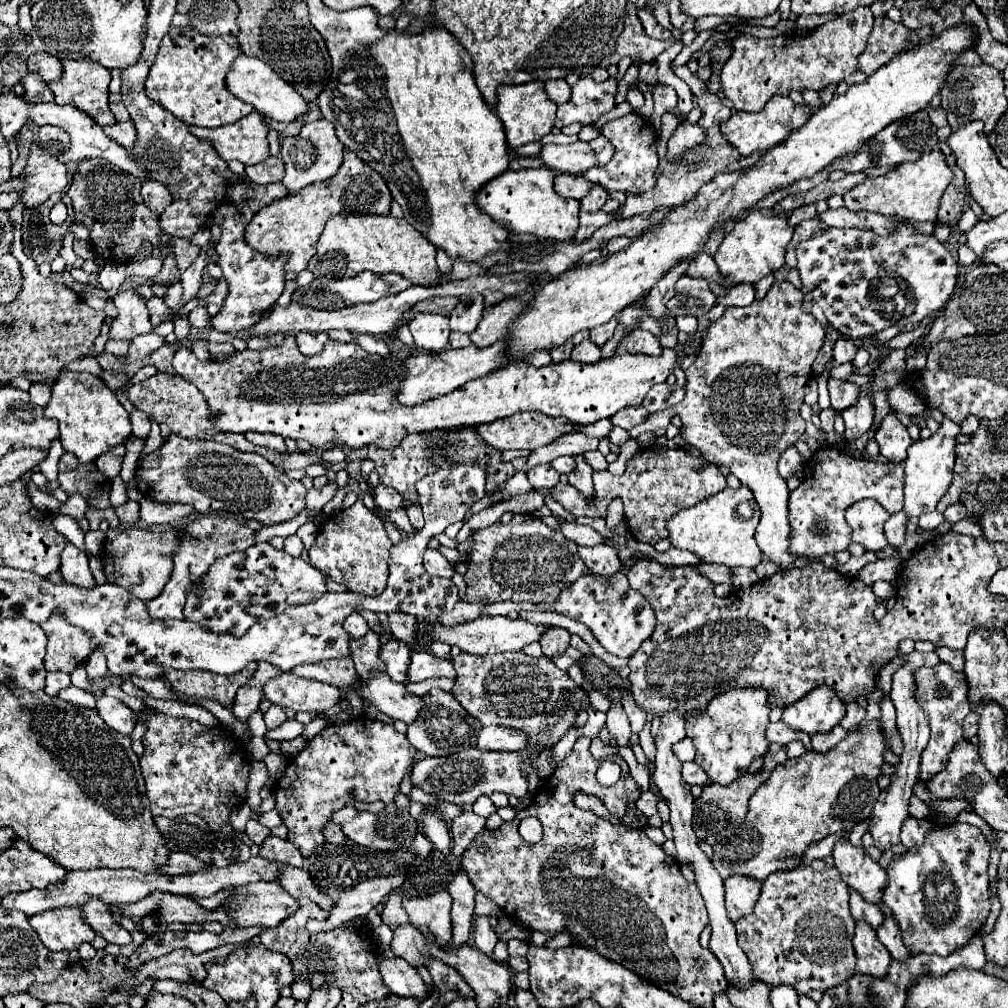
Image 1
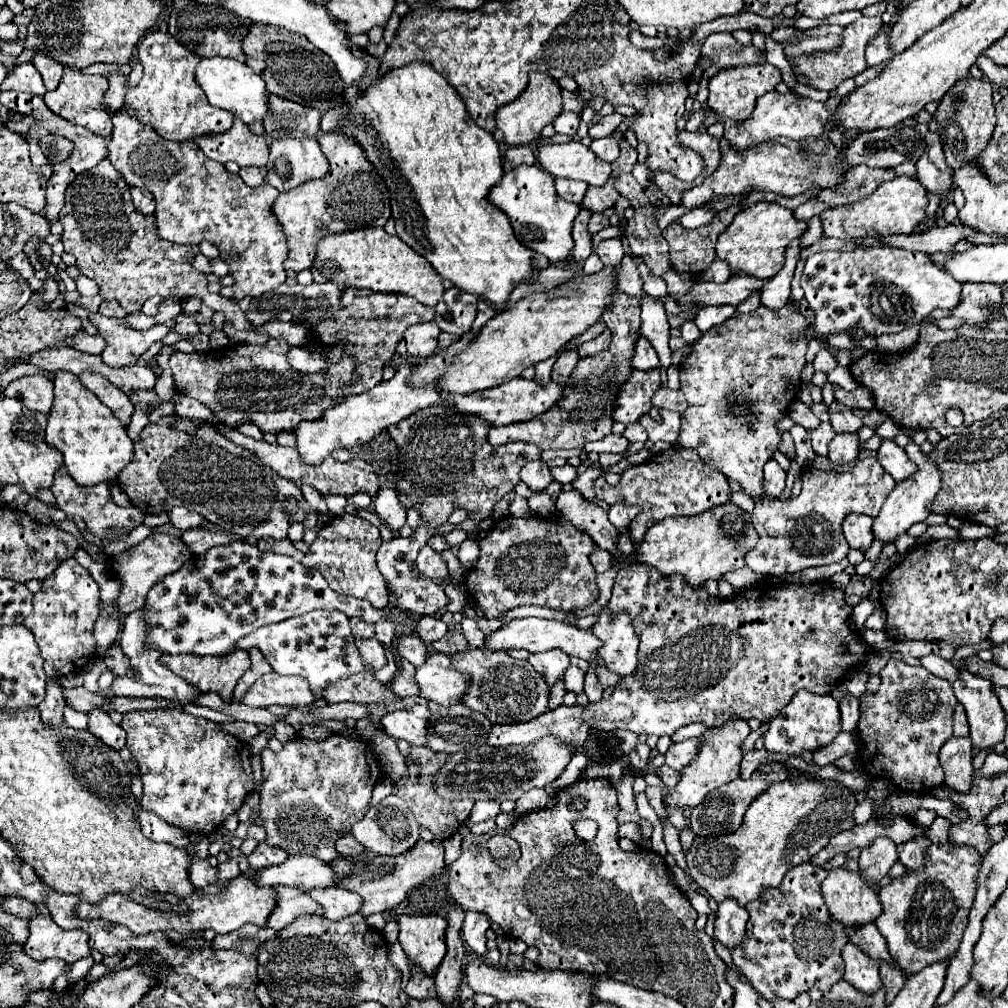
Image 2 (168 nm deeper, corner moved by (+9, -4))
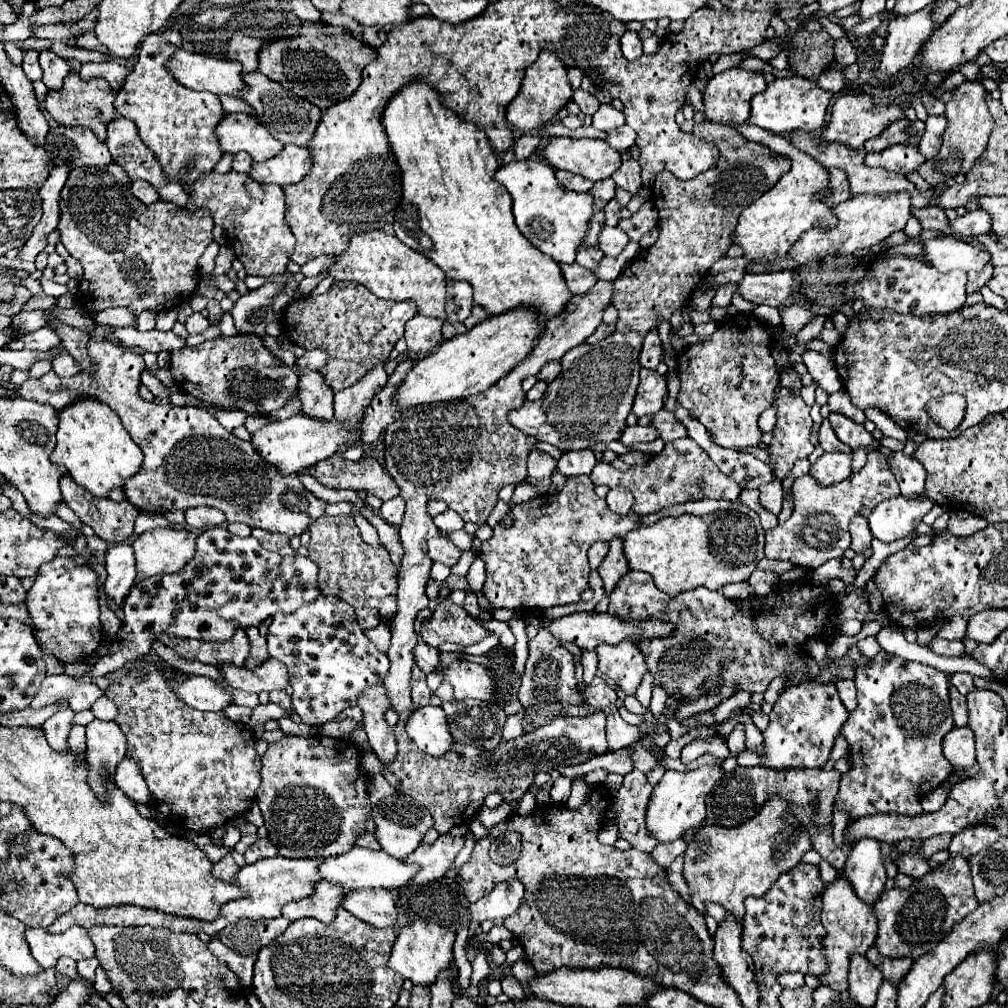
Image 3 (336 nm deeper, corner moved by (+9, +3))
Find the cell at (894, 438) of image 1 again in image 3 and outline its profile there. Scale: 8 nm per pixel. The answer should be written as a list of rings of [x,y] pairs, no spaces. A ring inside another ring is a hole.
[[[893,452],[889,456],[889,466],[901,486],[901,496],[905,498],[925,498],[925,468],[911,456],[903,452]]]

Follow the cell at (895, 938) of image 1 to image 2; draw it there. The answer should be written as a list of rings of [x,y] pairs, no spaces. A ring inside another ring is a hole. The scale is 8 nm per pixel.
[[[881,959],[879,965],[881,965],[881,981],[883,981],[883,987],[887,989],[887,1003],[891,1003],[895,995],[901,991],[901,987],[905,985],[907,977],[895,963],[887,963]]]

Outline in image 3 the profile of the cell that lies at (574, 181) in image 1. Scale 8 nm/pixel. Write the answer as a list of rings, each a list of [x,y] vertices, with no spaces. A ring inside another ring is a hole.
[[[557,170],[557,178],[567,190],[575,190],[575,192],[589,192],[591,186],[593,186],[591,180],[585,180],[583,176],[571,174],[567,170]]]

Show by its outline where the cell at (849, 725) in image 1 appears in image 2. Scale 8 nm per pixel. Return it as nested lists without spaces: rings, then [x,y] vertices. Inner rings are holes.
[[[847,697],[839,703],[839,709],[841,709],[841,727],[843,727],[843,731],[855,731],[857,721],[861,717],[859,701],[855,697]]]

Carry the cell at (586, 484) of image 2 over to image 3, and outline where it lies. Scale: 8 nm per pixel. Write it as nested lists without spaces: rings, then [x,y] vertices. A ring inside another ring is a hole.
[[[589,476],[569,478],[561,492],[535,496],[529,502],[513,506],[511,512],[515,524],[511,528],[495,526],[493,538],[483,542],[479,550],[479,558],[487,568],[483,596],[493,608],[543,610],[579,602],[579,594],[589,588],[587,550],[597,540],[625,538],[633,528],[641,526],[641,516],[633,510],[629,514],[609,510],[605,498],[595,494],[595,484]]]

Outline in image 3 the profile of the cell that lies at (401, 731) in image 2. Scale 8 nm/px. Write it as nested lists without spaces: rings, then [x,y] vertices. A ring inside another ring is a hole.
[[[441,706],[415,710],[407,722],[407,734],[415,740],[419,750],[435,758],[445,756],[455,744],[447,726],[447,714]]]

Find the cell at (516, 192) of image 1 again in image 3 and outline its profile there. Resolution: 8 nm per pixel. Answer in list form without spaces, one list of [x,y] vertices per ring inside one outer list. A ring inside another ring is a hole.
[[[527,158],[501,166],[495,172],[495,180],[507,188],[513,198],[515,224],[521,234],[543,254],[551,256],[559,264],[573,264],[577,248],[589,232],[589,220],[593,216],[593,196],[589,192],[565,190],[557,178],[555,168],[547,160]]]

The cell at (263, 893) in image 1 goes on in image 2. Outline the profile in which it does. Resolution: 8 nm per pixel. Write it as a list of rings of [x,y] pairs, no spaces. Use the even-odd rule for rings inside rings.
[[[277,885],[275,893],[277,893],[277,903],[267,919],[269,929],[279,931],[285,925],[289,925],[291,921],[295,921],[299,915],[305,915],[305,913],[321,915],[321,907],[311,897],[305,897],[305,891],[301,891],[301,889]]]

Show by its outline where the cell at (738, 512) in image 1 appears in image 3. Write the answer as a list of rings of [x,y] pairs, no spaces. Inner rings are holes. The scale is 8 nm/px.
[[[745,504],[729,512],[713,512],[707,516],[683,514],[679,518],[663,518],[653,526],[631,530],[623,538],[623,552],[629,570],[641,570],[653,576],[655,586],[677,596],[697,586],[719,590],[725,584],[745,582],[763,558],[765,532],[759,516]]]

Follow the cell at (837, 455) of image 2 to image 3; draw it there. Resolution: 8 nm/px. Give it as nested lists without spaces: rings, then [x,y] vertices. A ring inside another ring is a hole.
[[[827,452],[809,470],[819,486],[833,486],[851,476],[851,454]]]

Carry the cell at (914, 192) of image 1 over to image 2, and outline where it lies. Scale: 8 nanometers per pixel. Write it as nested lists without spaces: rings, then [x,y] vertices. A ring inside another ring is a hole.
[[[899,175],[893,181],[885,181],[877,187],[873,195],[869,195],[861,203],[839,205],[825,209],[821,213],[823,231],[827,237],[851,239],[851,237],[867,237],[867,235],[889,235],[889,233],[913,233],[913,229],[925,219],[927,209],[927,191],[917,177]]]

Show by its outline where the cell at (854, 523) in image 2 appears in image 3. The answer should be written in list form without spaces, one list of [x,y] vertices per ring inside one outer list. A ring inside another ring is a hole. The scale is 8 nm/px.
[[[857,516],[853,518],[853,522],[849,524],[849,532],[853,536],[853,542],[851,542],[851,550],[855,554],[863,554],[865,558],[869,558],[873,554],[871,550],[871,530],[869,530],[869,524],[867,524],[867,518],[863,516]]]

